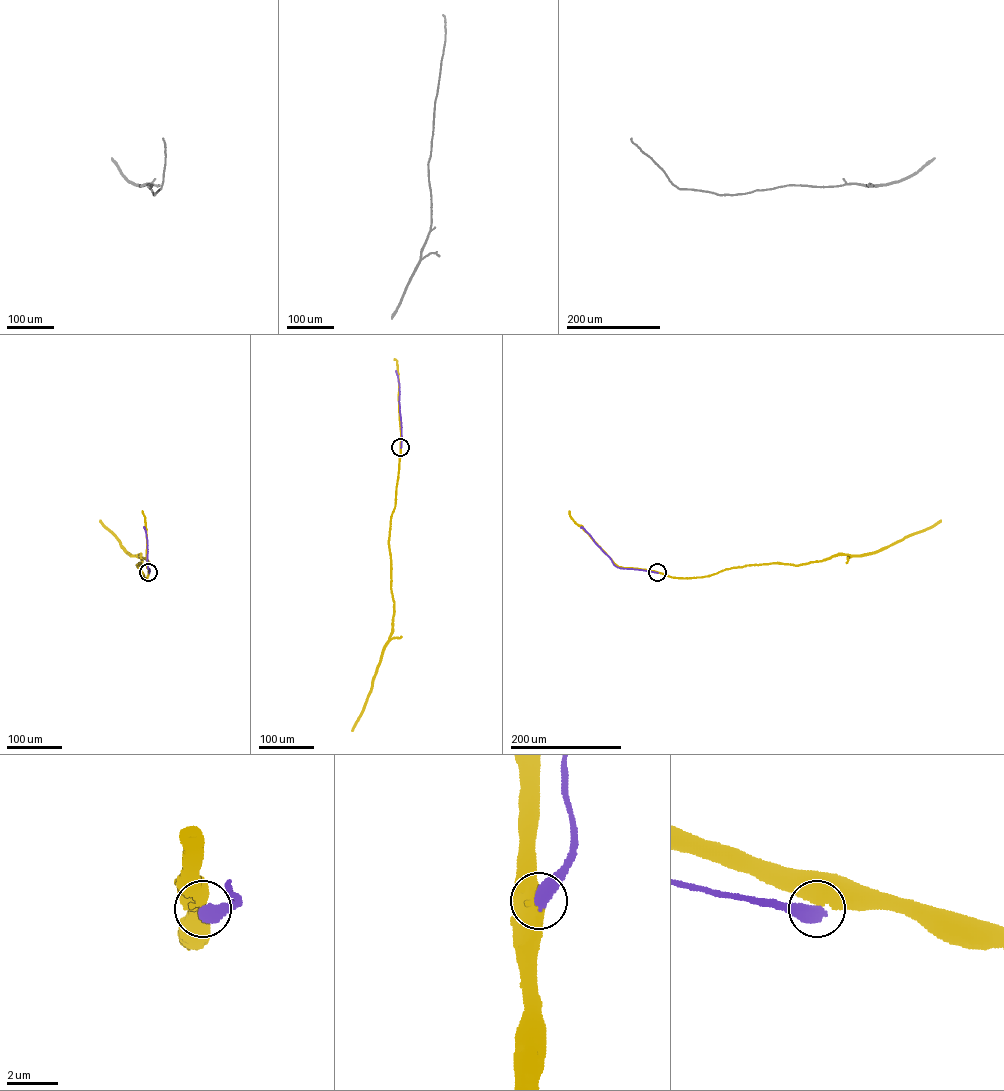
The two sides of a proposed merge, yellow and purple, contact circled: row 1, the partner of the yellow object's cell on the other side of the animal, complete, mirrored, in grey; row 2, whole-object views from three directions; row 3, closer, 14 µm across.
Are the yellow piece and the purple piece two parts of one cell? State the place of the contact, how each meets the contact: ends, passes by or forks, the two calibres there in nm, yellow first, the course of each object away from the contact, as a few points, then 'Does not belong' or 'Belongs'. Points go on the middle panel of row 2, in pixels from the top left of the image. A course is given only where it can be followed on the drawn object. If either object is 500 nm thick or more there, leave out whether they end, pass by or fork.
Place: (400, 447). Thickness 650 nm (yellow) against 550 nm. Course of yellow: (400, 447), (388, 542), (394, 602), (392, 632), (358, 718). Course of purple: (400, 447), (399, 385), (396, 370). Does not belong

